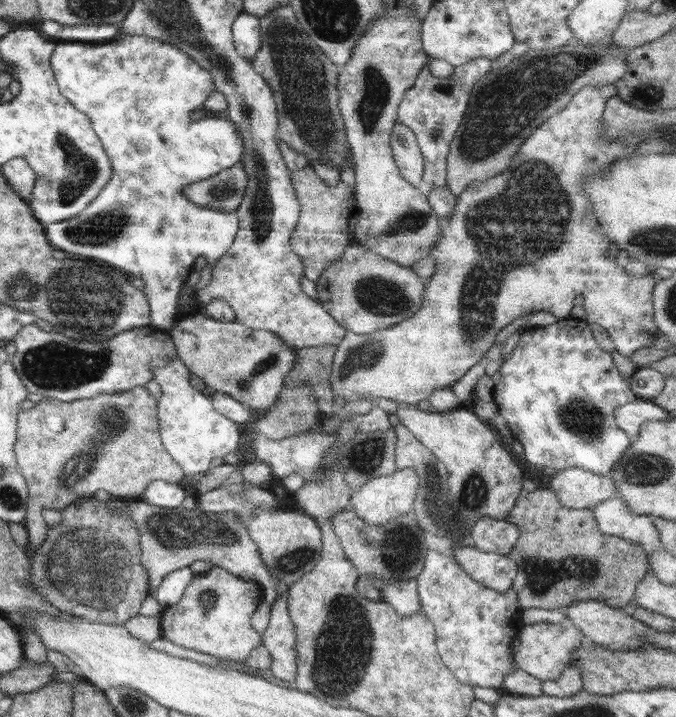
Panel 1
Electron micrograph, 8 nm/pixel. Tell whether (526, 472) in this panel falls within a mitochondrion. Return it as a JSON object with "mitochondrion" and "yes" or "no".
{"mitochondrion":"no"}

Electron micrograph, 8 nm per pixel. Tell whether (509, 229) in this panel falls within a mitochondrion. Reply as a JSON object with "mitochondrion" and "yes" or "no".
{"mitochondrion":"yes"}

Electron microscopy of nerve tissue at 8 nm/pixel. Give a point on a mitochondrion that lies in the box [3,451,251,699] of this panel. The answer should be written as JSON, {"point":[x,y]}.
{"point":[89,568]}

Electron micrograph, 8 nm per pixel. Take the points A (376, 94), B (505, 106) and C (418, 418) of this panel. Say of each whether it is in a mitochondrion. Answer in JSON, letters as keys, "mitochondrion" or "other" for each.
{"A":"mitochondrion","B":"mitochondrion","C":"other"}

